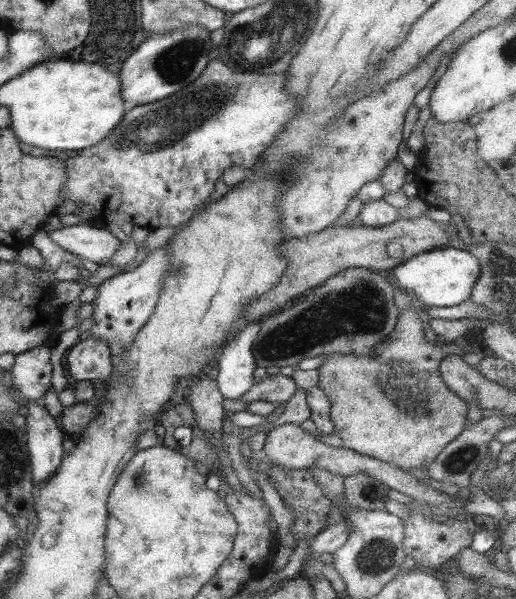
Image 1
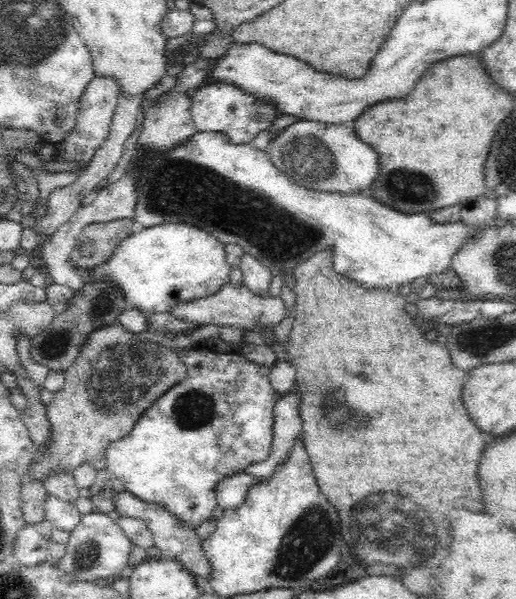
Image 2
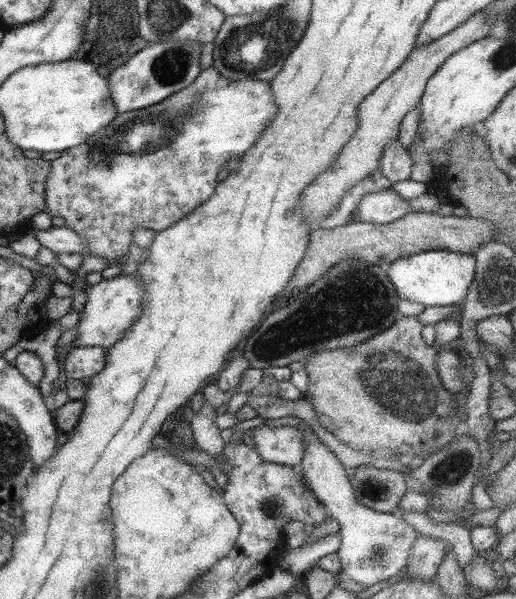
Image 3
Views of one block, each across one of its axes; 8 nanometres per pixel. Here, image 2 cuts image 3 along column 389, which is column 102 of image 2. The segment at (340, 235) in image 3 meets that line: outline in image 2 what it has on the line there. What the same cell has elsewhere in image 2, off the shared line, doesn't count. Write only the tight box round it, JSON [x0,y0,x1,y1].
[70,218,134,272]

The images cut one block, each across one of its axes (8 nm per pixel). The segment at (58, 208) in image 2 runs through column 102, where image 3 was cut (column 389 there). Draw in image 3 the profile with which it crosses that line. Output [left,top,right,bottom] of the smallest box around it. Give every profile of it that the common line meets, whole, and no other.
[379,137,413,183]

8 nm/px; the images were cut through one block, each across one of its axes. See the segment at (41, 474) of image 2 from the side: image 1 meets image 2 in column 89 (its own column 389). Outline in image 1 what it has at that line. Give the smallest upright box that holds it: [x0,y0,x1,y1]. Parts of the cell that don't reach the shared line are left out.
[317,308,467,471]

